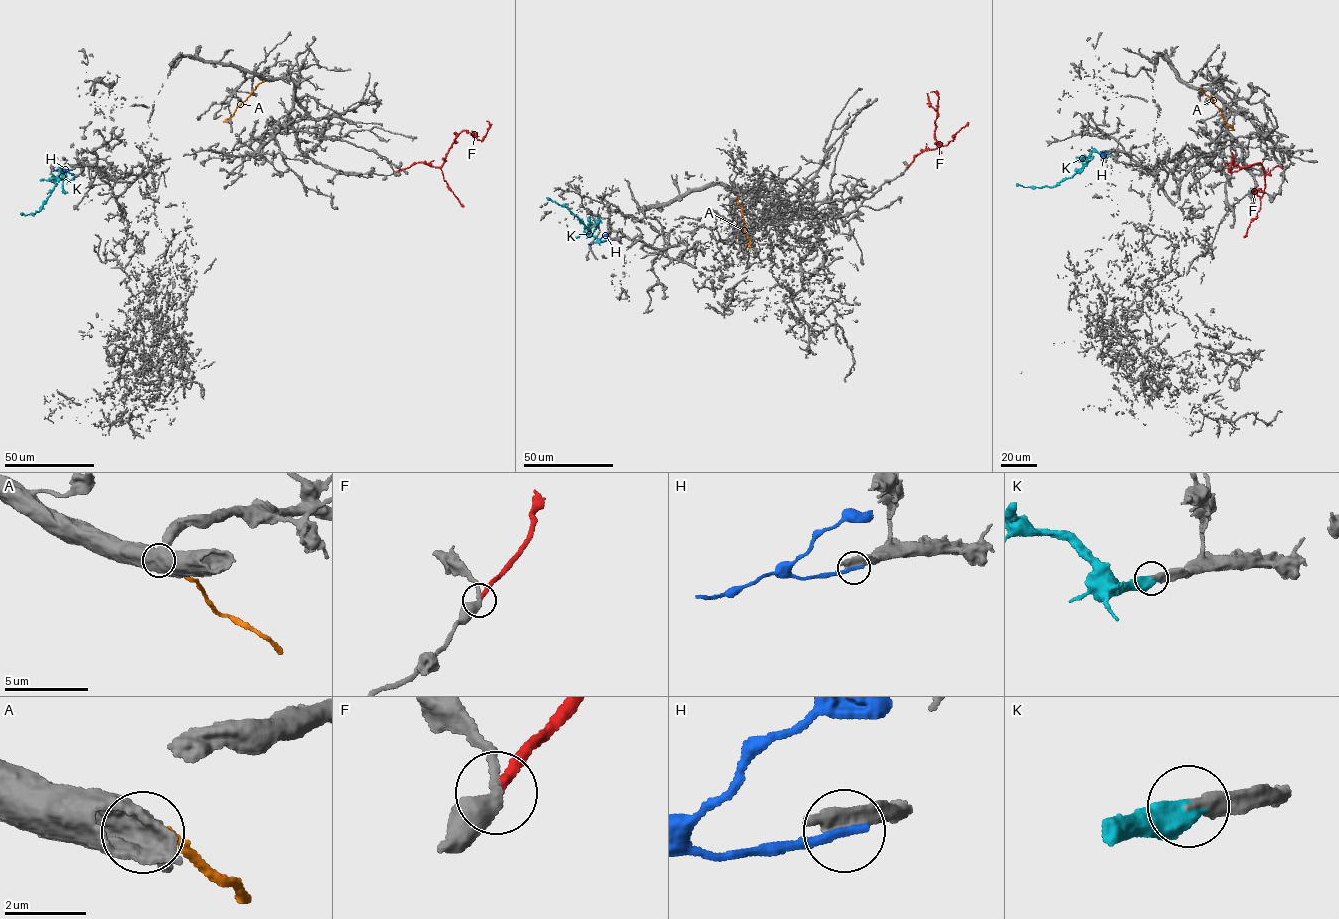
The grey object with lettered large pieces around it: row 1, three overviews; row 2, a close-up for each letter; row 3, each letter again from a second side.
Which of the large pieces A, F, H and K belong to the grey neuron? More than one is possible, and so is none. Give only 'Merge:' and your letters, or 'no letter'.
Merge: K

